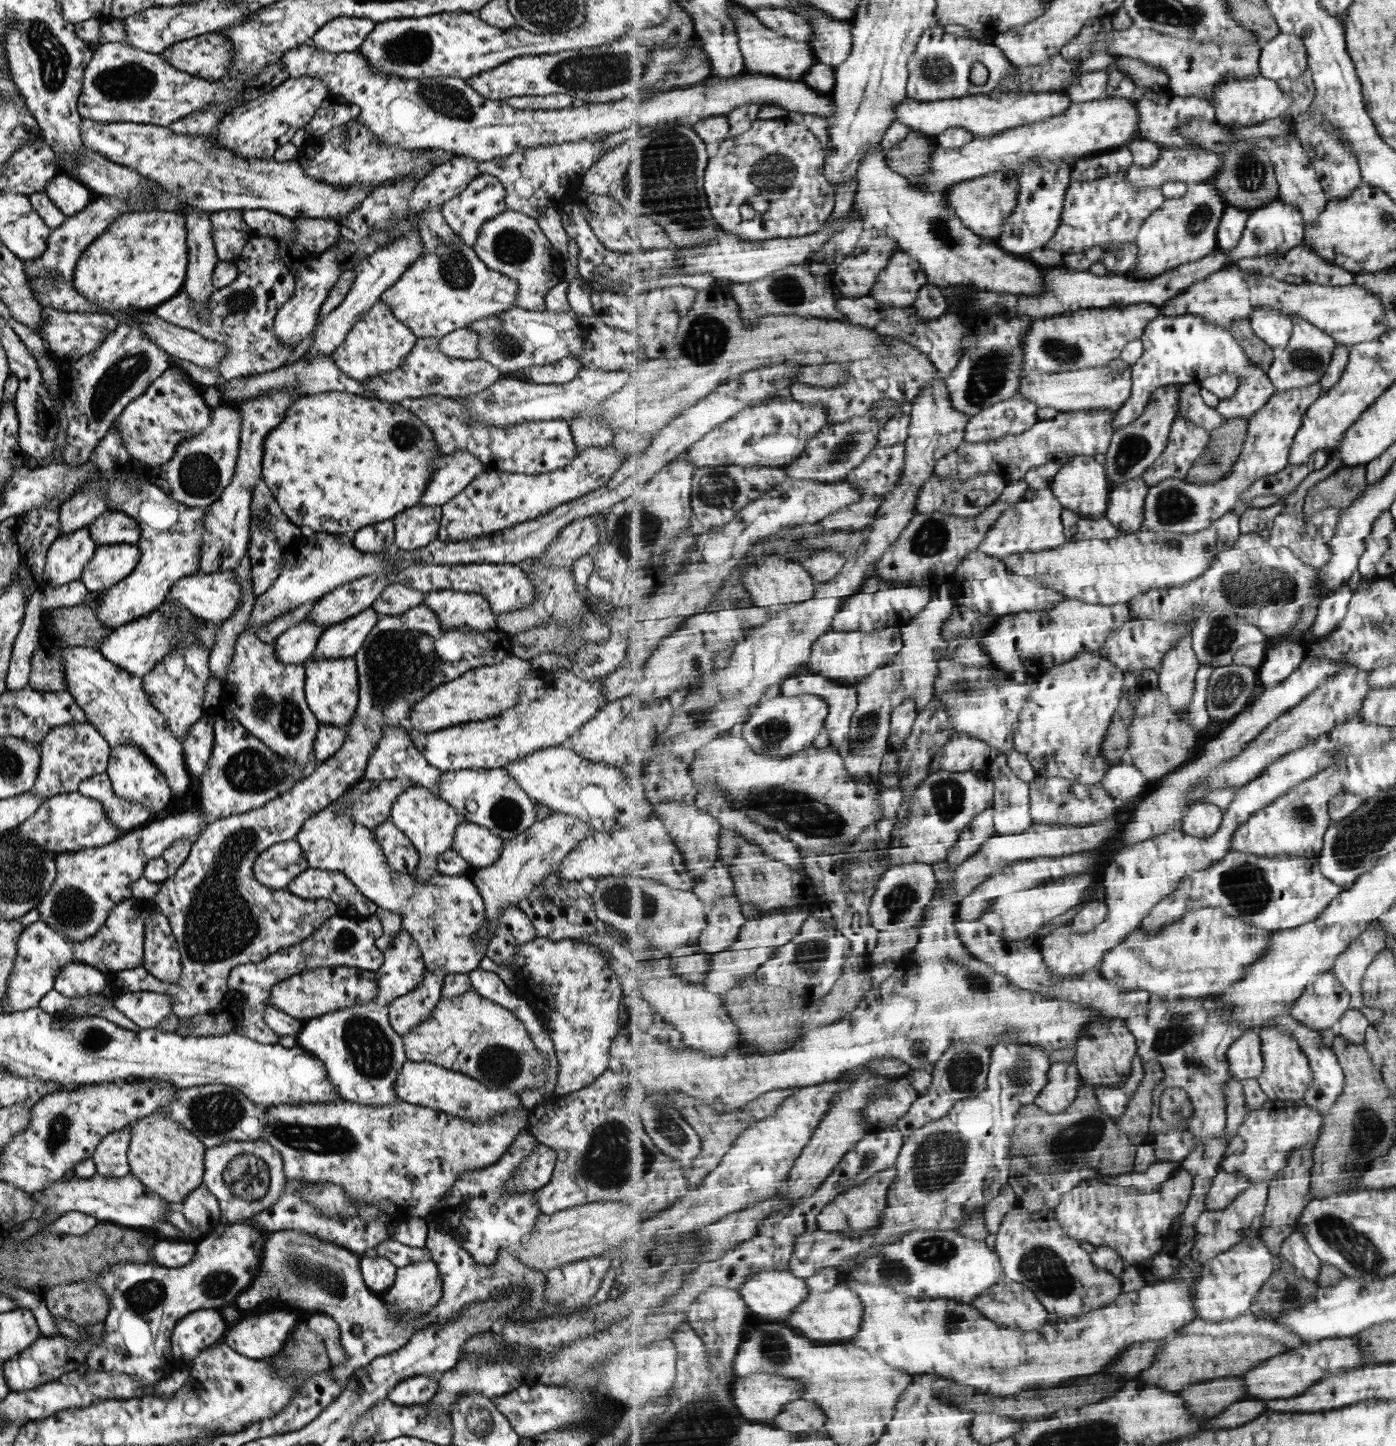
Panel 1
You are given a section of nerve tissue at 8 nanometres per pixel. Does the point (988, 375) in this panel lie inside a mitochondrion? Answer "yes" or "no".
yes

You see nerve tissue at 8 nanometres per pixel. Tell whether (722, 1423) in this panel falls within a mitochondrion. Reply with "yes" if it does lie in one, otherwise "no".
yes

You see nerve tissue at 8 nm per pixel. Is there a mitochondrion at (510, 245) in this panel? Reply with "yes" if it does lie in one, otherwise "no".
yes

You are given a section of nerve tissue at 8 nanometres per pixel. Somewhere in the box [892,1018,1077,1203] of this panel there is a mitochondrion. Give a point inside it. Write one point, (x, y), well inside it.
(939, 1159)

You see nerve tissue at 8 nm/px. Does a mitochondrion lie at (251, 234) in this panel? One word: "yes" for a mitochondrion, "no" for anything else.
no

